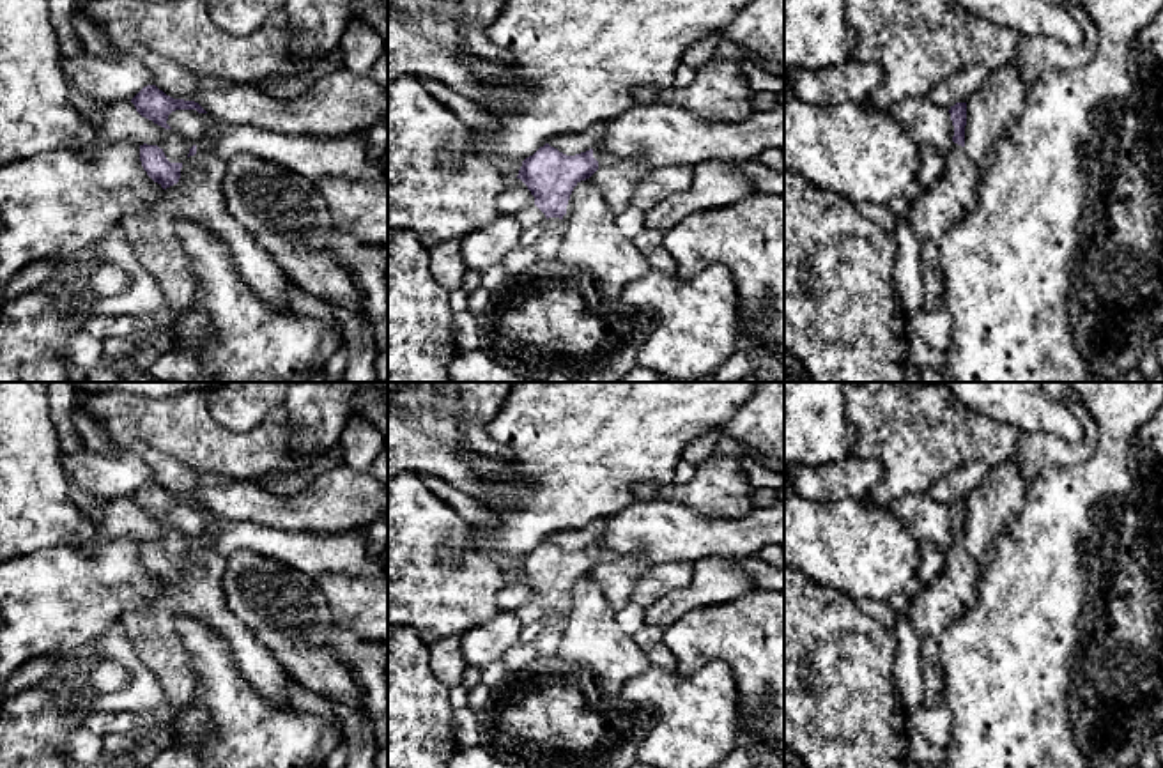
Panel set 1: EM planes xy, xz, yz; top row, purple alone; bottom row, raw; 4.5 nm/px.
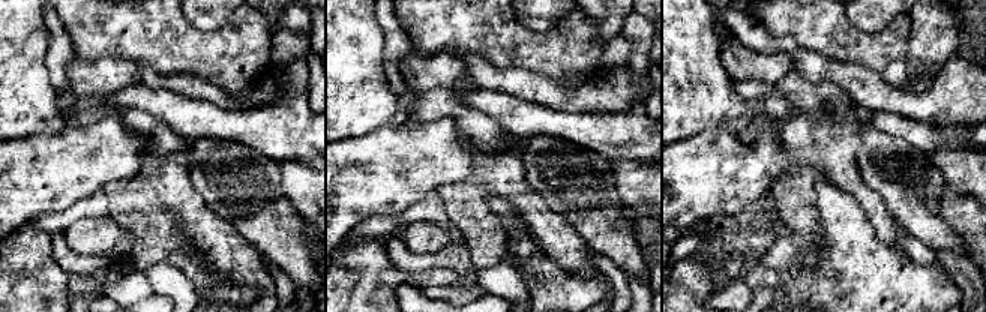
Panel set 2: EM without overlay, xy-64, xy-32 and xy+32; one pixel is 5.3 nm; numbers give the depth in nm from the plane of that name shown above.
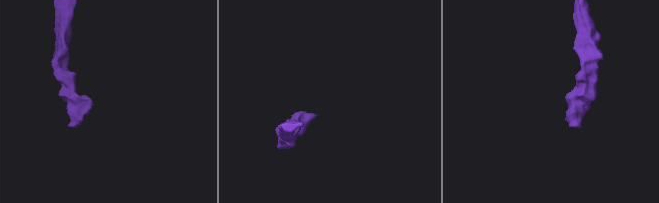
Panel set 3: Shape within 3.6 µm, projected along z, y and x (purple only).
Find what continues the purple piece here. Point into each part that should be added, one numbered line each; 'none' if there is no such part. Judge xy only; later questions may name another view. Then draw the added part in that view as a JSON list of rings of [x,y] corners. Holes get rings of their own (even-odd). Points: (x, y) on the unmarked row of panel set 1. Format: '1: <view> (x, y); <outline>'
1: xy (199, 593); [[[196,543],[196,550],[182,559],[179,579],[163,586],[156,602],[120,618],[136,657],[158,678],[170,711],[186,710],[196,685],[175,630],[179,616],[195,618],[220,634],[248,683],[271,703],[290,706],[290,676],[227,605],[225,570],[227,557]]]

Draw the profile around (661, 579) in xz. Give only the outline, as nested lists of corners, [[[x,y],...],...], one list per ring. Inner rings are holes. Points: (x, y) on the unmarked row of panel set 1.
[[[692,563],[653,564],[634,586],[630,602],[648,607],[671,589],[685,588],[694,579]]]

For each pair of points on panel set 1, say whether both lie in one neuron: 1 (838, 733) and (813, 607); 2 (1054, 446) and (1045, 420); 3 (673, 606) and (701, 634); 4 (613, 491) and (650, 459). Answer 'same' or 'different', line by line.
1: same
2: different
3: different
4: same

